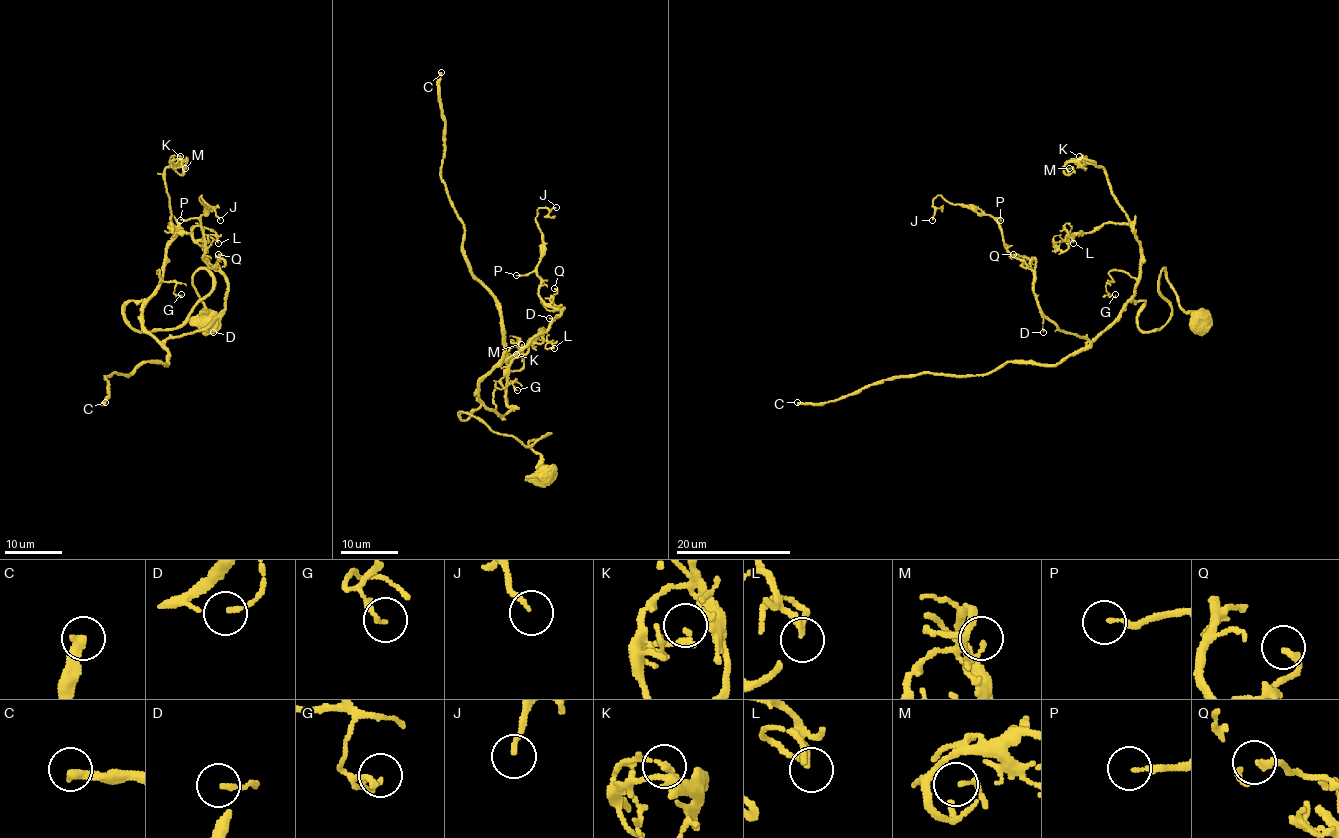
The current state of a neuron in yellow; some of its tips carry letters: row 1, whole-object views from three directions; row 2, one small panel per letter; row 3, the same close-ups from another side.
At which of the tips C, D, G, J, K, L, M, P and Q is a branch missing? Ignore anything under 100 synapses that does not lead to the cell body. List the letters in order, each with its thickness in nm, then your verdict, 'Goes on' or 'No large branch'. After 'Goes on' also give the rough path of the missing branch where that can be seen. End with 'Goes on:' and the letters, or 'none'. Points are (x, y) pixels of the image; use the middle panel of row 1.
C: Thickness 360 nm. Goes on
D: Thickness 140 nm. No large branch
G: Thickness 150 nm. No large branch
J: Thickness 140 nm. No large branch
K: Thickness 190 nm. No large branch
L: Thickness 170 nm. No large branch
M: Thickness 150 nm. No large branch
P: Thickness 160 nm. No large branch
Q: Thickness 140 nm. No large branch
Goes on: C

